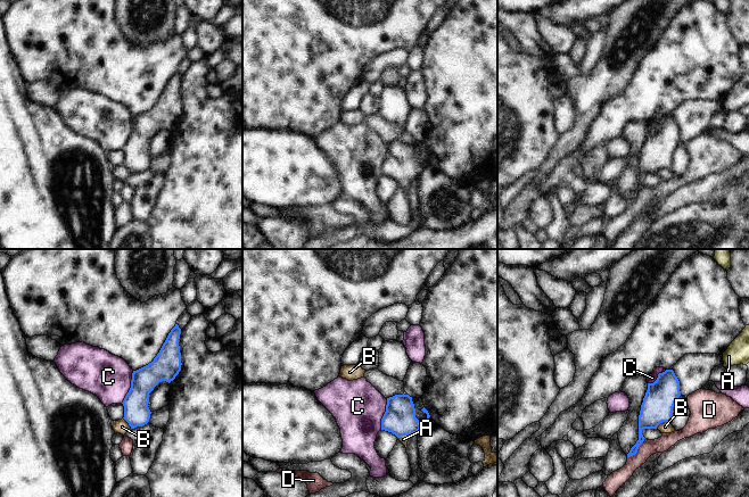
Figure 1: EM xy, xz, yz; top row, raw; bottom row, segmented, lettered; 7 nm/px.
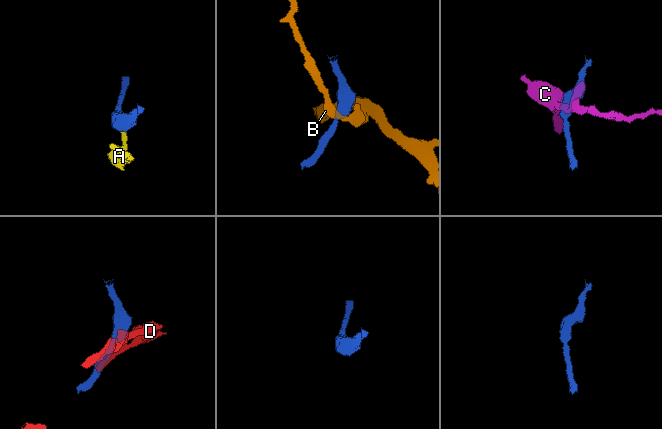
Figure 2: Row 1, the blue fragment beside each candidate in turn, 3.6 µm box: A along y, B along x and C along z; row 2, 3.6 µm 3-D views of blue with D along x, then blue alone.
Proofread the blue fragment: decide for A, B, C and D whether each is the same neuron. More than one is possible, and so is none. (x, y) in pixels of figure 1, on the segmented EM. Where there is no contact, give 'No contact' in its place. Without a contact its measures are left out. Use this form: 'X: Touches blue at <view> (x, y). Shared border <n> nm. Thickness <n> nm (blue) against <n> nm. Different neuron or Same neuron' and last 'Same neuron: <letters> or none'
A: Touches blue at xz (403, 435). Shared border 80 nm. Thickness 220 nm (blue) against 60 nm. Same neuron
B: Touches blue at yz (663, 421). Shared border 120 nm. Thickness 220 nm (blue) against 80 nm. Different neuron
C: Touches blue at xy (131, 387). Shared border 240 nm. Thickness 190 nm (blue) against 320 nm. Different neuron
D: Touches blue at yz (638, 448). Shared border 190 nm. Thickness 160 nm (blue) against 110 nm. Different neuron
Same neuron: A.

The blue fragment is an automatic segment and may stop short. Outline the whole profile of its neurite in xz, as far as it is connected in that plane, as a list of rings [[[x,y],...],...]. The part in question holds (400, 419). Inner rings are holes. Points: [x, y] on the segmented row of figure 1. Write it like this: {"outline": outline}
{"outline": [[[395,395],[387,398],[386,412],[381,419],[381,430],[392,432],[408,447],[409,437],[417,433],[422,423],[415,417],[412,397]]]}

